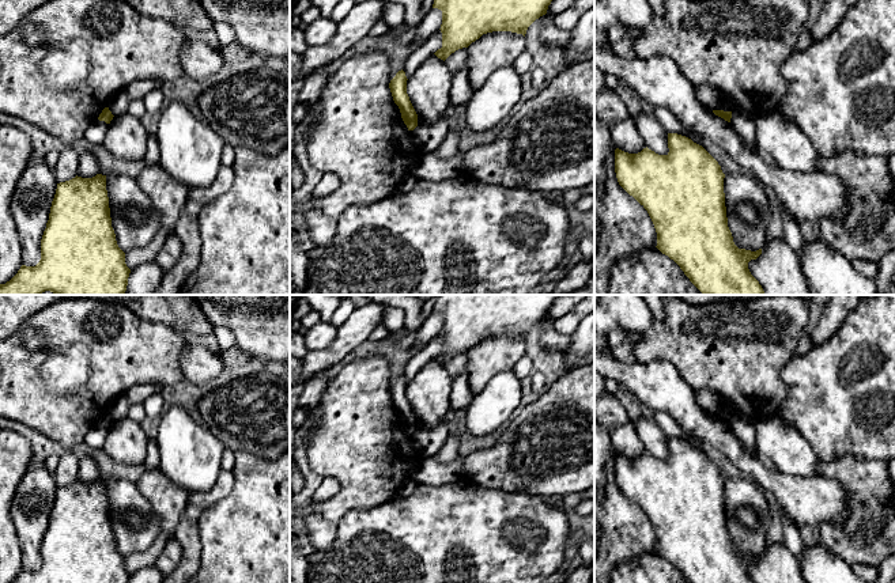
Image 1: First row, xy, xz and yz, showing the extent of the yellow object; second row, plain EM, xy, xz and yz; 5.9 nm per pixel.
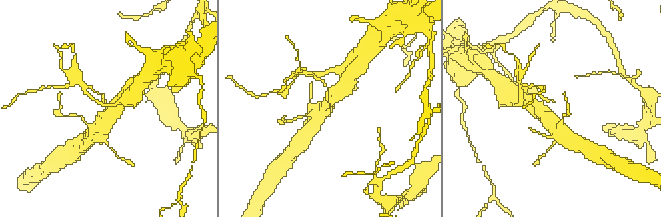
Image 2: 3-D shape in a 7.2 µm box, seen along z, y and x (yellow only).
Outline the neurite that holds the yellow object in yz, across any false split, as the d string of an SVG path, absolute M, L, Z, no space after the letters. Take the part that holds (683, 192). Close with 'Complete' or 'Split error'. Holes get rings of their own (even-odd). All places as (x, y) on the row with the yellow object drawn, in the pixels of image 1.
M668 133L668 148L666 155L658 155L647 147L638 154L615 149L618 182L647 211L657 232L656 247L673 260L703 295L764 295L762 285L748 269L748 262L756 260L762 249L756 251L739 249L728 227L725 174L721 166L702 145L686 136Z. Complete

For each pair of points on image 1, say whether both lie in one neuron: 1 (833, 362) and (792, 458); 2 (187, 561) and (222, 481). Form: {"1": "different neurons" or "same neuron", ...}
{"1": "different neurons", "2": "same neuron"}

